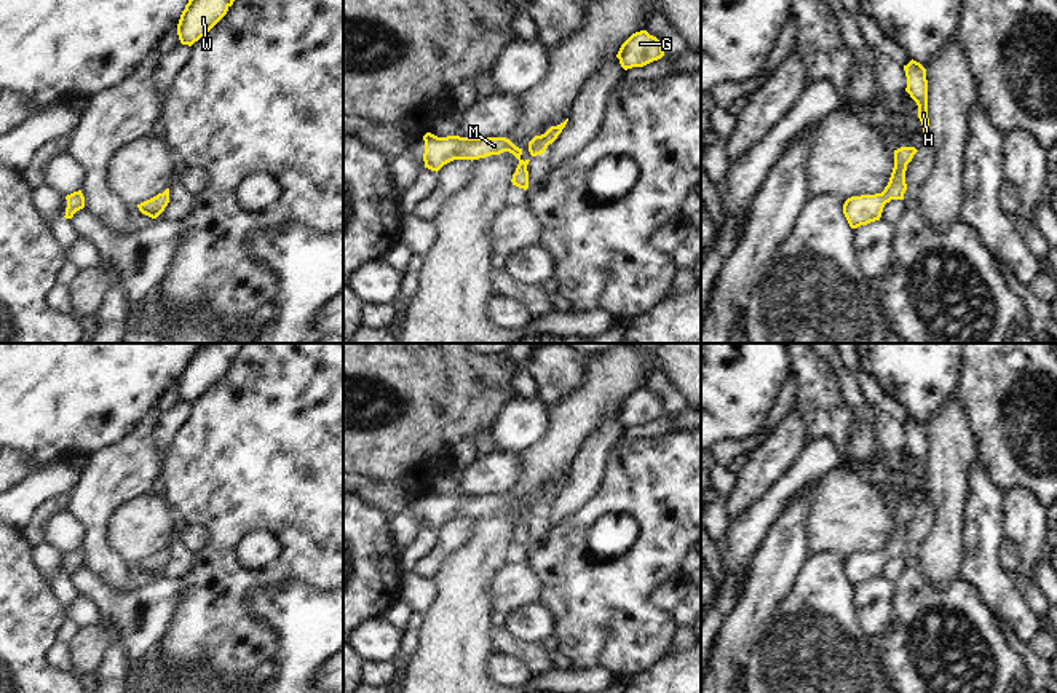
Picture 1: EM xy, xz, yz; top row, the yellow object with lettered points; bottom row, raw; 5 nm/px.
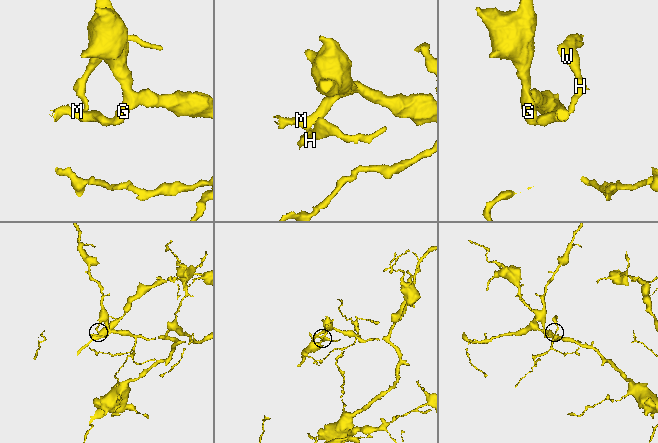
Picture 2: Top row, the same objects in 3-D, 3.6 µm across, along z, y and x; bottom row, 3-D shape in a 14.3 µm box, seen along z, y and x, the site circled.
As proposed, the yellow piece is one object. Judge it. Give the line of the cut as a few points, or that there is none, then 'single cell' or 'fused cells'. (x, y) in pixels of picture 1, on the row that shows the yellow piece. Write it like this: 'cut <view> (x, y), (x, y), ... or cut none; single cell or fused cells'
cut none; single cell

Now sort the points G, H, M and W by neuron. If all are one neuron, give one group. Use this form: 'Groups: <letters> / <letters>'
Groups: G H M W.

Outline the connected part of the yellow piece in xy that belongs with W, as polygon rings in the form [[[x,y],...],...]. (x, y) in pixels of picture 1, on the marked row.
[[[188,0],[177,24],[182,45],[192,46],[204,37],[228,11],[235,0]]]

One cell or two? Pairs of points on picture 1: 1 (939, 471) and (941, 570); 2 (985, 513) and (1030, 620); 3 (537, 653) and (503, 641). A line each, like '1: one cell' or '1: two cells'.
1: one cell
2: one cell
3: one cell

